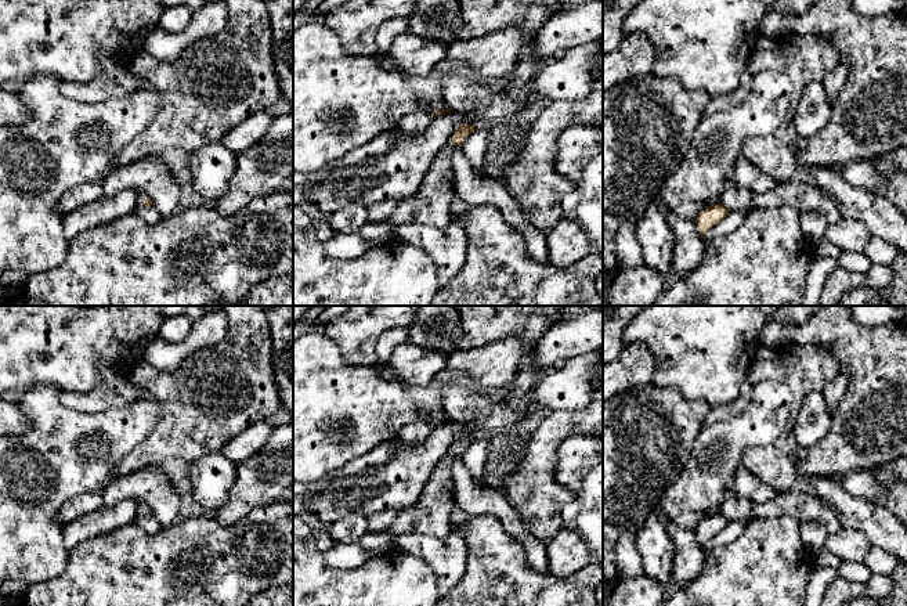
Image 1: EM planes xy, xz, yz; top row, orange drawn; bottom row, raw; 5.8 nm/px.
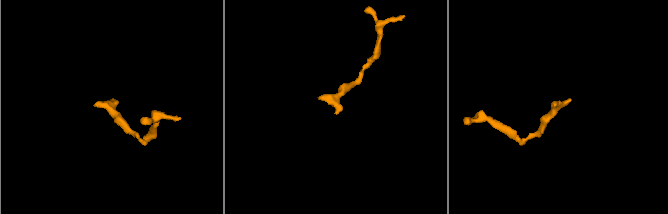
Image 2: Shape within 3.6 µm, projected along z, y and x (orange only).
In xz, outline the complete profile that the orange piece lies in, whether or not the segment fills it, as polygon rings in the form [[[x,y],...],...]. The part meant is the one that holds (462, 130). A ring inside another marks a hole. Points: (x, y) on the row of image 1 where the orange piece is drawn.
[[[459,125],[447,144],[429,166],[423,183],[415,196],[401,201],[387,223],[366,221],[358,234],[376,248],[394,238],[393,230],[400,224],[427,224],[447,227],[451,221],[451,203],[455,195],[452,152],[474,130],[470,125]]]

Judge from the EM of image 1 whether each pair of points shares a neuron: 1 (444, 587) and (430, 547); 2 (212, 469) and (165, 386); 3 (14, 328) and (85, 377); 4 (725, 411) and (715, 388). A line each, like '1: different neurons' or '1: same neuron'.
1: same neuron
2: different neurons
3: same neuron
4: different neurons

